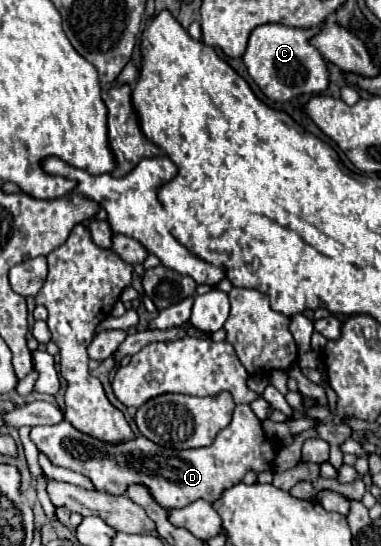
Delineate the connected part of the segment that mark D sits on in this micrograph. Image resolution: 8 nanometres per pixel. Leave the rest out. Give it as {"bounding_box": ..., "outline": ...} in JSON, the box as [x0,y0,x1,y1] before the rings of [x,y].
{"bounding_box":[30,405,280,509],"outline":[[[236,405],[230,425],[218,433],[212,445],[200,449],[166,449],[156,443],[148,443],[144,437],[136,437],[132,443],[120,443],[120,447],[108,447],[108,443],[100,443],[98,439],[80,433],[68,421],[32,427],[30,439],[54,465],[90,477],[98,491],[122,495],[128,485],[144,483],[154,499],[166,509],[180,509],[196,499],[214,503],[226,489],[238,485],[248,471],[274,471],[274,461],[280,449],[280,445],[272,443],[272,439],[264,435],[262,423],[252,413],[250,405]]]}

